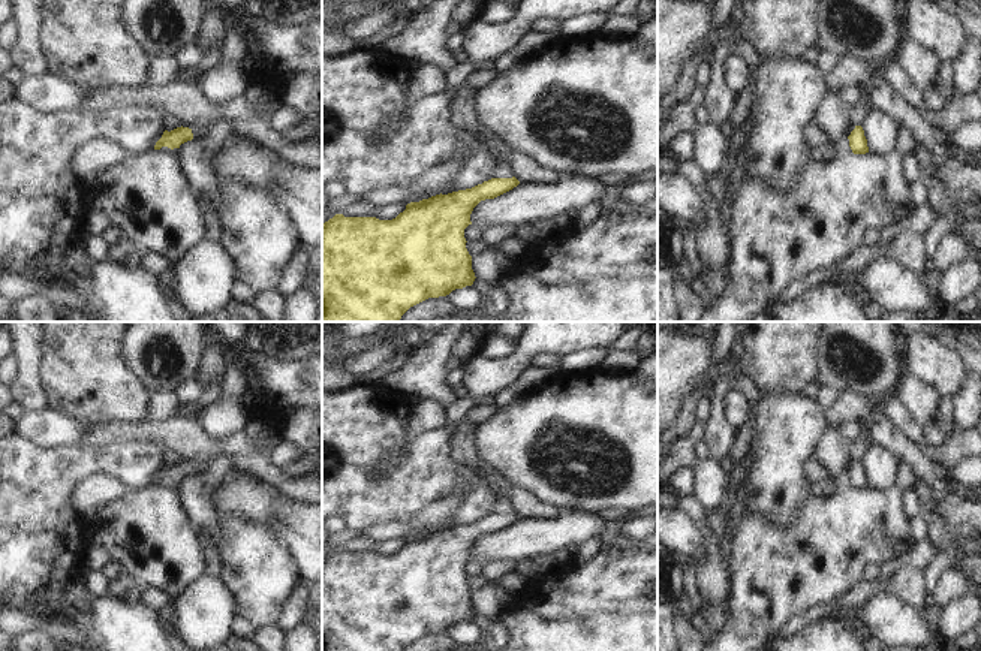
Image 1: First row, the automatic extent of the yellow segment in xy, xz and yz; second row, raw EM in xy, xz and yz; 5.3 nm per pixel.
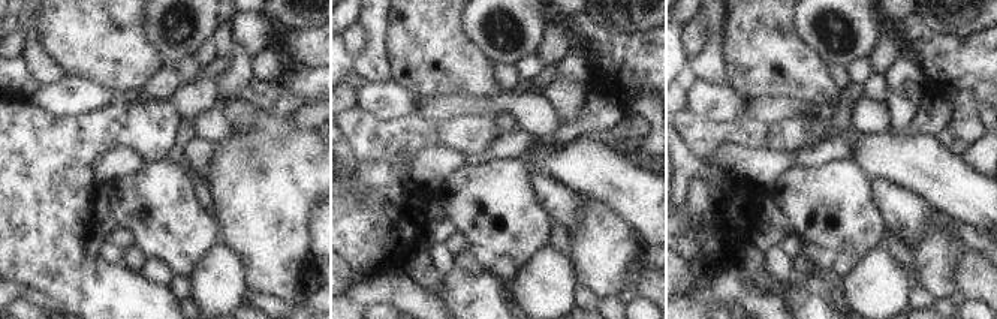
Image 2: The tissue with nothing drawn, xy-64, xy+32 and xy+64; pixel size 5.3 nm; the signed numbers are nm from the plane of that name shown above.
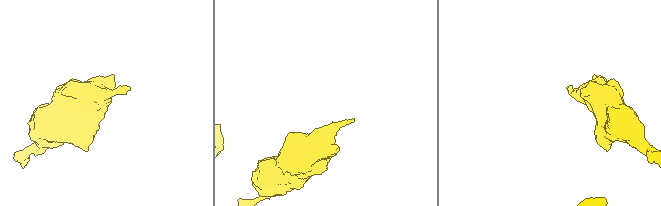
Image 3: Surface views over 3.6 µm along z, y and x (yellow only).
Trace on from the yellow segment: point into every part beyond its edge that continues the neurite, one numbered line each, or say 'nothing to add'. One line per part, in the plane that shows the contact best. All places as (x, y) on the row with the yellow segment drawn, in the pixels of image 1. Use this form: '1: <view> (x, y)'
1: xy (198, 130)

